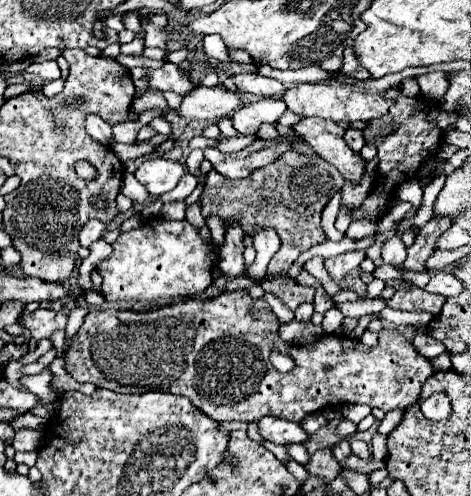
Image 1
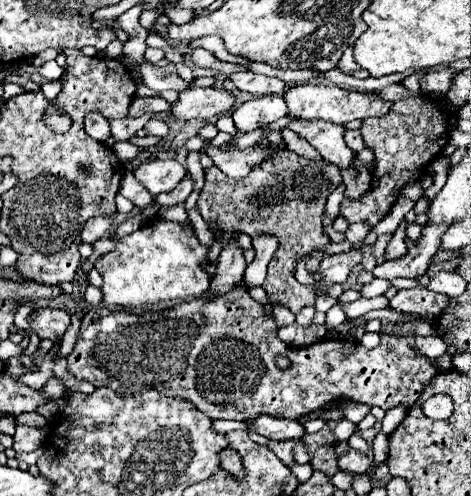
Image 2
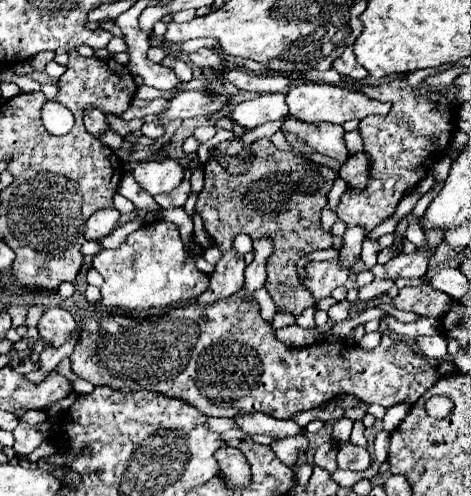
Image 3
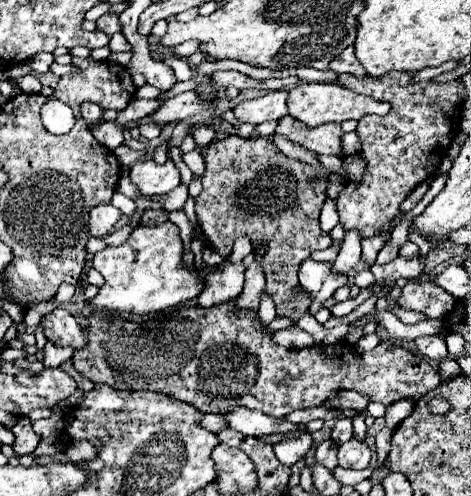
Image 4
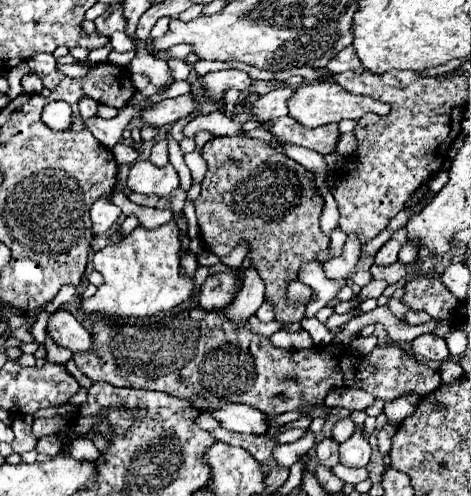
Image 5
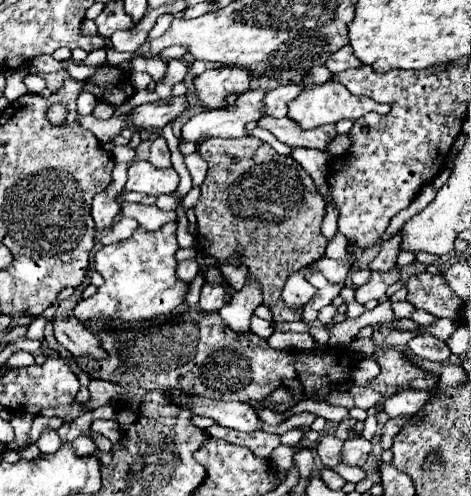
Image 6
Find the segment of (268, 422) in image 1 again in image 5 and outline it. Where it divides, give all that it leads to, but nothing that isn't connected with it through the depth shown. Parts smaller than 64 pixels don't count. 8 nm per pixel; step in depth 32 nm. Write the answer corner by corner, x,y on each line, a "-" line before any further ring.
228,404
228,408
220,408
220,412
212,412
216,420
222,422
224,428
244,434
266,434
270,430
270,422
262,412
248,408
244,404

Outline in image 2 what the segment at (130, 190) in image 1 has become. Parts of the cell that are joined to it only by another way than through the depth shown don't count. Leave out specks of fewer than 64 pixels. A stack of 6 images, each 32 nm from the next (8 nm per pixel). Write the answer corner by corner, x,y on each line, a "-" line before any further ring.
132,172
125,173
119,193
142,209
154,203
153,196
136,180

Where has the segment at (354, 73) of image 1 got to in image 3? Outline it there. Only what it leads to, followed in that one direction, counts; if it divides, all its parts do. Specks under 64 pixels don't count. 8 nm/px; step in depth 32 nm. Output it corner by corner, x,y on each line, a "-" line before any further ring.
346,48
346,52
336,60
334,70
338,70
340,74
346,74
346,76
352,76
352,78
366,78
368,76
368,72
364,68
360,68
360,64
356,64
352,48

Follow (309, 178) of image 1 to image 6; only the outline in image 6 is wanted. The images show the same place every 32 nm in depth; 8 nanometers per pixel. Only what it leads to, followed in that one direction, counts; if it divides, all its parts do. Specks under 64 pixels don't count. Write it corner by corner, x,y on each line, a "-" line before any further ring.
208,138
198,152
208,162
208,174
201,186
200,197
194,212
198,218
198,242
202,252
214,256
224,264
234,252
242,254
242,264
262,284
264,302
274,314
274,322
302,320
302,308
288,308
282,300
282,288
286,278
298,272
302,266
322,258
328,238
320,232
326,202
316,190
310,174
290,156
280,156
274,148
258,138

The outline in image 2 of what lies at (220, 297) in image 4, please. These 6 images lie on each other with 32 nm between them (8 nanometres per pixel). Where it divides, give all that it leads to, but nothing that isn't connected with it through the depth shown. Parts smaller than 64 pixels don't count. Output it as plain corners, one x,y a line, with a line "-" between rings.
234,232
232,238
228,240
228,246
220,252
220,258
216,262
216,274
210,284
210,292
206,292
202,300
224,296
228,294
228,290
234,290
236,282
242,280
244,270
246,270
246,262
242,250
238,248
238,232

